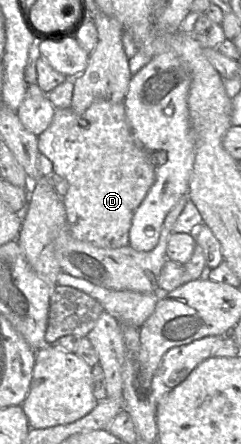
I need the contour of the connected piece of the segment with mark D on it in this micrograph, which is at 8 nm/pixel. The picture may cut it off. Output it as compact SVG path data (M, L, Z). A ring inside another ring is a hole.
M105 99L96 100L81 115L71 107L56 109L51 124L38 136L38 149L52 162L54 176L68 182L68 191L62 198L71 236L100 248L128 245L134 212L154 183L155 173L149 154L132 133L124 101L116 103Z

